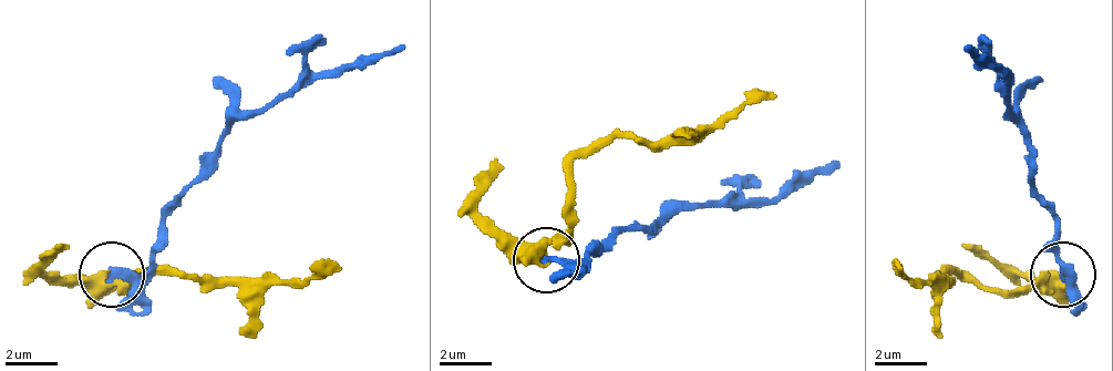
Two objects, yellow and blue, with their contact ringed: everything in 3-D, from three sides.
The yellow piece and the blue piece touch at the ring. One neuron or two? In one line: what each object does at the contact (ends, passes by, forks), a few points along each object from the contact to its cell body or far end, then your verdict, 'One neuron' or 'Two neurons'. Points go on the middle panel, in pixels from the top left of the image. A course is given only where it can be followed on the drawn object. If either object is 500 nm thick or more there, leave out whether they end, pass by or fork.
At the ring yellow forks. At the ring blue ends. Course of yellow: (544, 258), (564, 225), (564, 186), (577, 160), (617, 140), (702, 140), (742, 106), (774, 93). Course of blue: (544, 258), (584, 258), (669, 212), (774, 198), (841, 160). Two neurons

